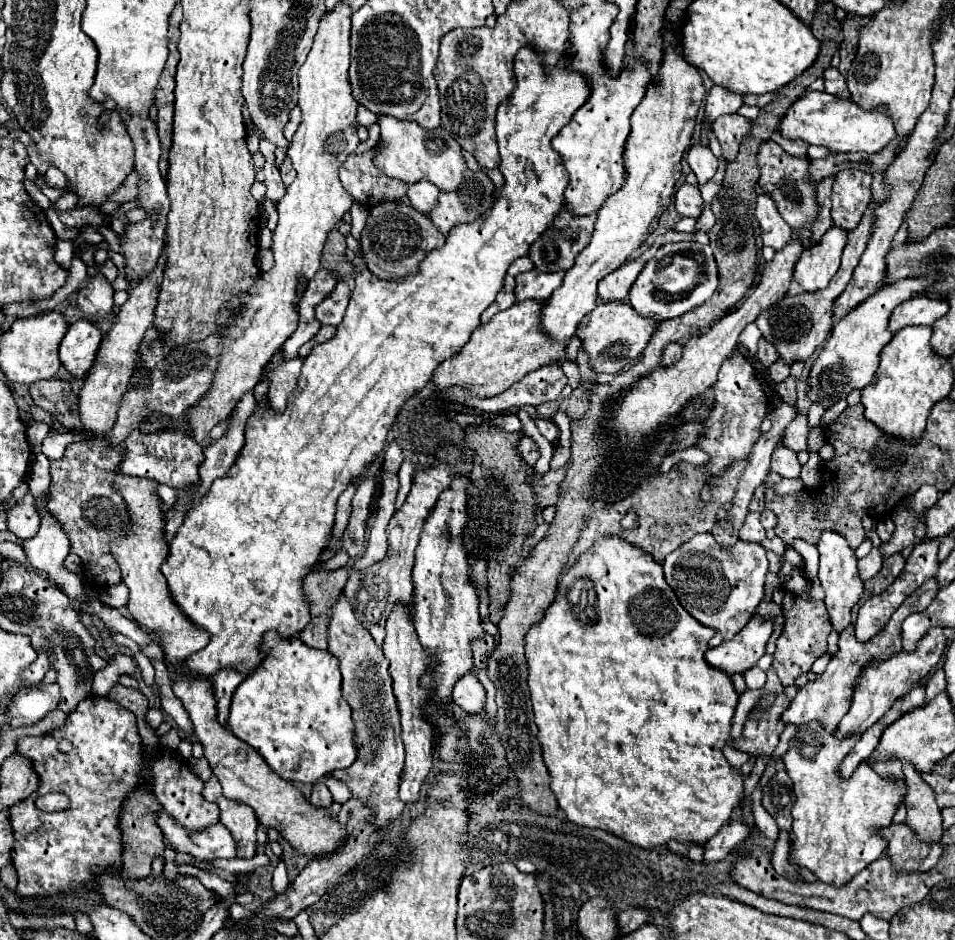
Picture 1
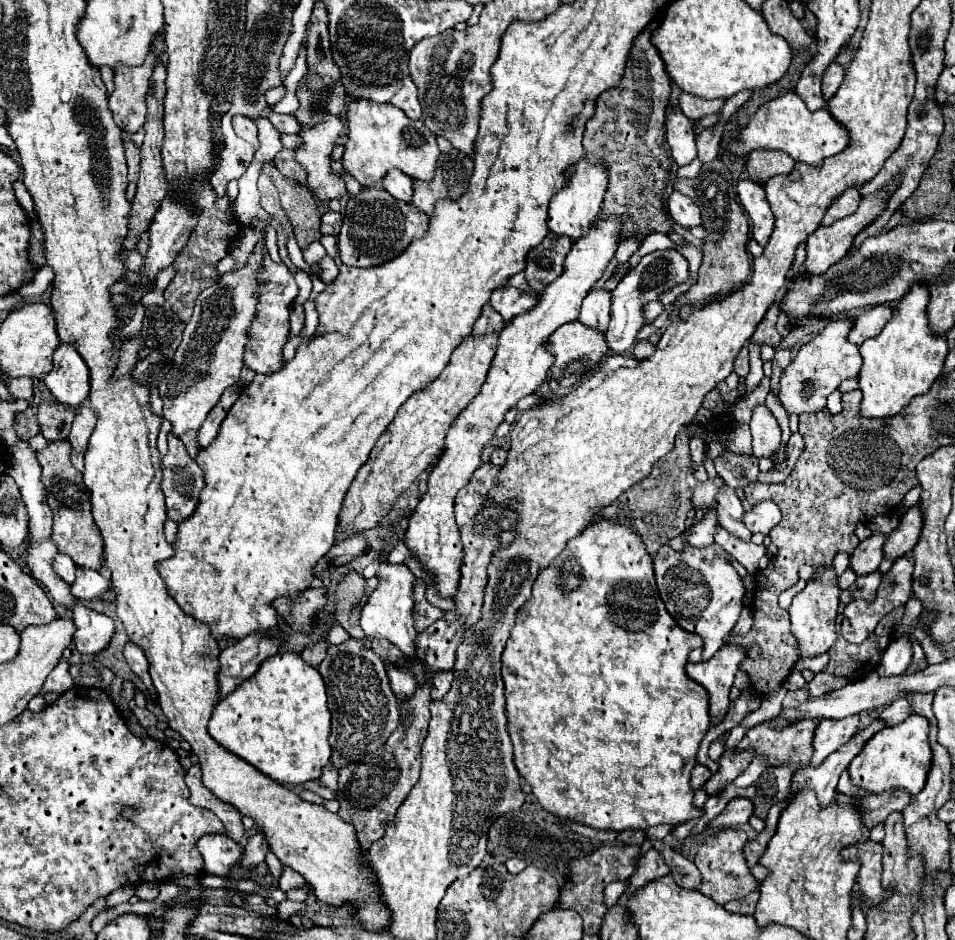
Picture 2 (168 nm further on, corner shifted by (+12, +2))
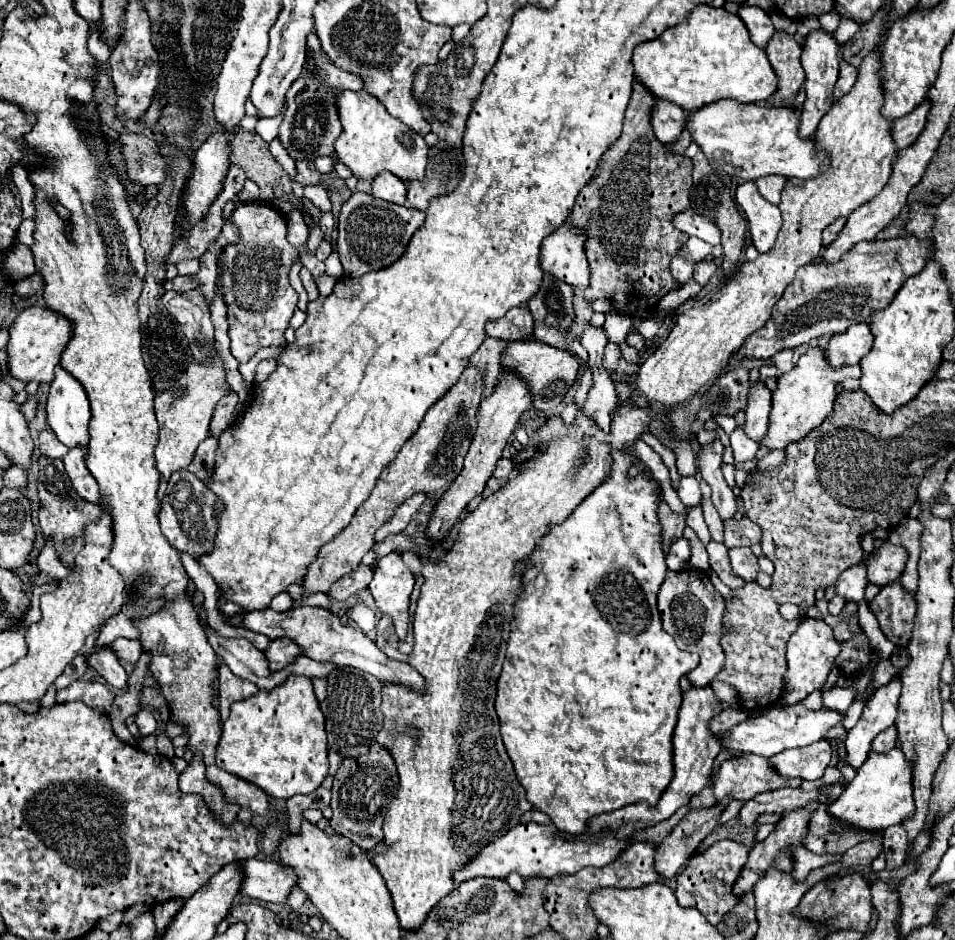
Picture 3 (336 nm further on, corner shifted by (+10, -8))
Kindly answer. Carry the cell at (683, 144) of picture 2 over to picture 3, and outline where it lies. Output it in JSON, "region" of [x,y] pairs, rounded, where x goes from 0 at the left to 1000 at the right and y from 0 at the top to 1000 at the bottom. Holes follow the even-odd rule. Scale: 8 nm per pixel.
{"region":[[[690,106],[688,109],[688,113],[684,115],[684,126],[682,128],[684,128],[686,145],[694,153],[709,151],[711,143],[719,134],[719,121],[717,121],[717,117],[711,115],[709,111],[698,109],[698,106]]]}

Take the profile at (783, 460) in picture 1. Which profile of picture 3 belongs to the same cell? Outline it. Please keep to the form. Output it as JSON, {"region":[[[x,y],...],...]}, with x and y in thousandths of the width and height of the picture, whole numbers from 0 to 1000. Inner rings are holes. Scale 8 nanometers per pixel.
{"region":[[[795,406],[791,413],[784,415],[780,436],[780,462],[786,468],[797,470],[803,464],[805,438],[807,438],[807,417]]]}

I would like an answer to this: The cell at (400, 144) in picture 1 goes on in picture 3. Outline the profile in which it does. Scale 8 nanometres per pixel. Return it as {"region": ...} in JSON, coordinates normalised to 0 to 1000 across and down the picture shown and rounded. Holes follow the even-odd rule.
{"region":[[[361,96],[353,102],[355,126],[359,132],[359,140],[351,151],[353,168],[370,183],[376,191],[391,191],[399,183],[409,183],[422,194],[443,191],[449,155],[443,145],[435,138],[426,136],[422,130],[414,128],[397,106],[391,106],[384,98],[368,98]]]}

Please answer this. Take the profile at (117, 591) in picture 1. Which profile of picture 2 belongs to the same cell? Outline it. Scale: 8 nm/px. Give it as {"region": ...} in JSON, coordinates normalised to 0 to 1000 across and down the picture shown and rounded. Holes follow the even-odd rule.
{"region":[[[81,602],[81,615],[74,621],[74,632],[85,638],[99,638],[106,630],[114,626],[114,621],[114,615],[106,613],[106,609]]]}

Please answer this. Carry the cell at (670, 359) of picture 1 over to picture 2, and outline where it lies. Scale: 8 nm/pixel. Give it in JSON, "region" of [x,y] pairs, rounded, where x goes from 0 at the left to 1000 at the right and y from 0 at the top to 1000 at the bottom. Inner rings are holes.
{"region":[[[669,362],[669,364],[663,368],[663,379],[665,379],[665,381],[680,381],[684,374],[686,374],[686,368],[684,368],[680,362]]]}

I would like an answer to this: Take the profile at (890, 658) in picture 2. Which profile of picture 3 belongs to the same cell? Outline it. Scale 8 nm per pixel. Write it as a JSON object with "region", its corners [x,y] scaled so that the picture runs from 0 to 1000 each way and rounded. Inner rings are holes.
{"region":[[[937,719],[931,728],[918,732],[908,745],[899,768],[895,770],[895,774],[889,777],[885,787],[887,811],[895,819],[906,811],[914,785],[933,770],[937,770],[937,753],[943,738],[943,730],[943,721]]]}

